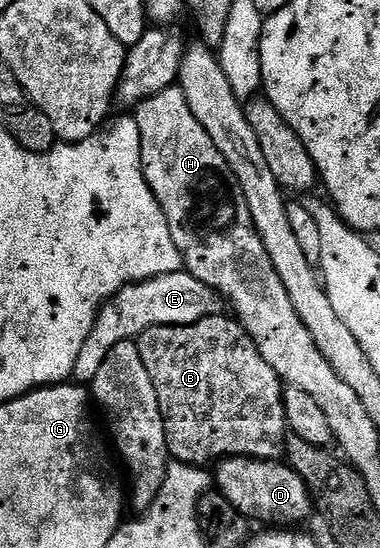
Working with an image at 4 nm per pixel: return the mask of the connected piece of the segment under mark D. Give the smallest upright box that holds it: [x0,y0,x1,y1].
[216,457,312,527]

